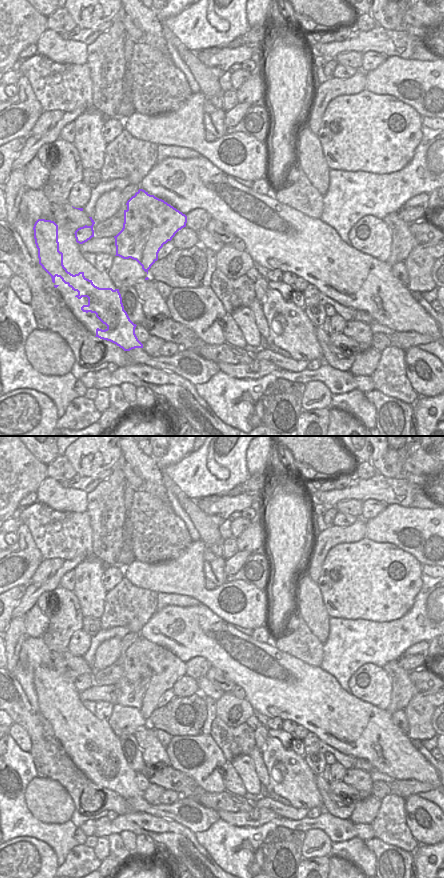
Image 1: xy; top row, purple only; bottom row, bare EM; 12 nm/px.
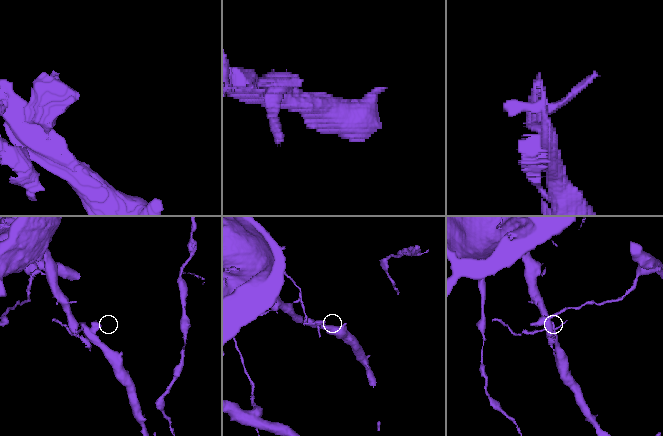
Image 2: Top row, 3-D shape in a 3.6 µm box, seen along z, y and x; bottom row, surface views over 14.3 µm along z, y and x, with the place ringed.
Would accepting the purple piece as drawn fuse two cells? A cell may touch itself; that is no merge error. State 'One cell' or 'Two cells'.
Two cells.

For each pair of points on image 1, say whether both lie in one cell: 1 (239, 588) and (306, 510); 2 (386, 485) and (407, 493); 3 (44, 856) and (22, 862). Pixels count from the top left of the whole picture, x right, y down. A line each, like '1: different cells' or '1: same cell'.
1: different cells
2: same cell
3: same cell

